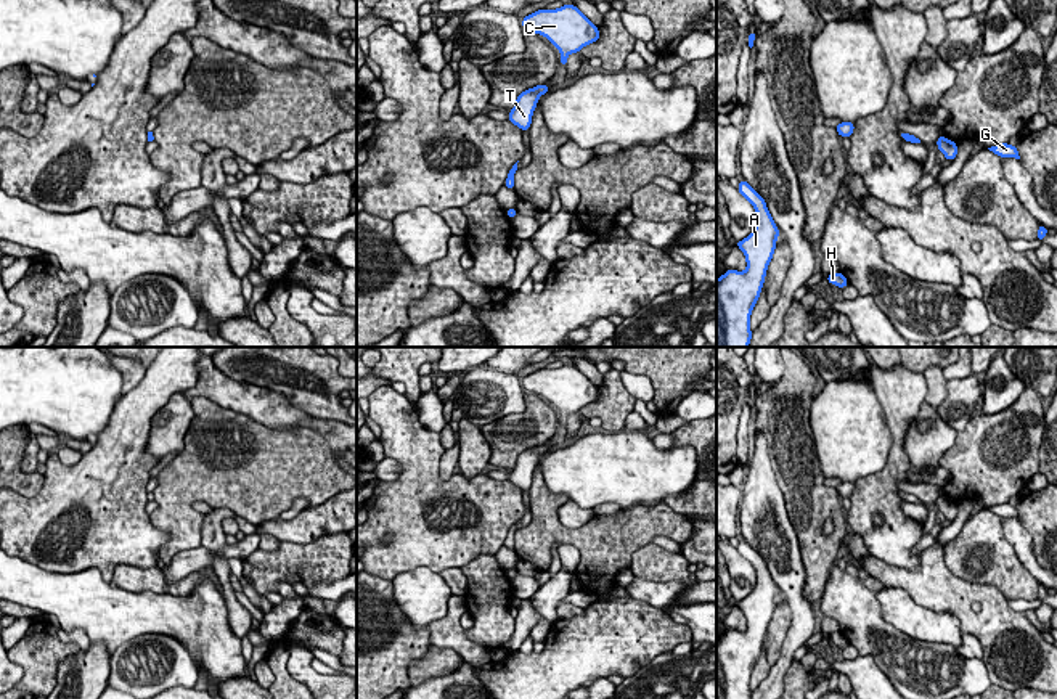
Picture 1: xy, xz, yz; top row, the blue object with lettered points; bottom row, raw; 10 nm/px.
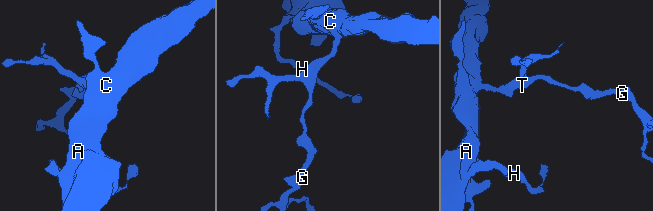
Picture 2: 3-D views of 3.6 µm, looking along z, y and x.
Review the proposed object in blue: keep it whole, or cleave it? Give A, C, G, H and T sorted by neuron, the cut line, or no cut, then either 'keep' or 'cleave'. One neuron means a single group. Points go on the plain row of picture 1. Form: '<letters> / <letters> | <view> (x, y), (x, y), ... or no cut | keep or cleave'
A C G H T | no cut | keep

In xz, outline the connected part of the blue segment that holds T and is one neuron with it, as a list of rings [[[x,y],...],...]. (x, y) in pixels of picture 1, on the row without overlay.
[[[541,444],[522,452],[516,460],[516,466],[508,472],[508,480],[517,485],[522,492],[528,490],[532,485],[532,476],[537,468],[538,458],[549,450],[551,448],[546,444]]]

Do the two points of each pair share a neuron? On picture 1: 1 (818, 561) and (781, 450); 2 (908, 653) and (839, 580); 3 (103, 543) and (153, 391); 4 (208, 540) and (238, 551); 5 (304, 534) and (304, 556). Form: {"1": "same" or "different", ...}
{"1": "same", "2": "same", "3": "same", "4": "different", "5": "different"}

